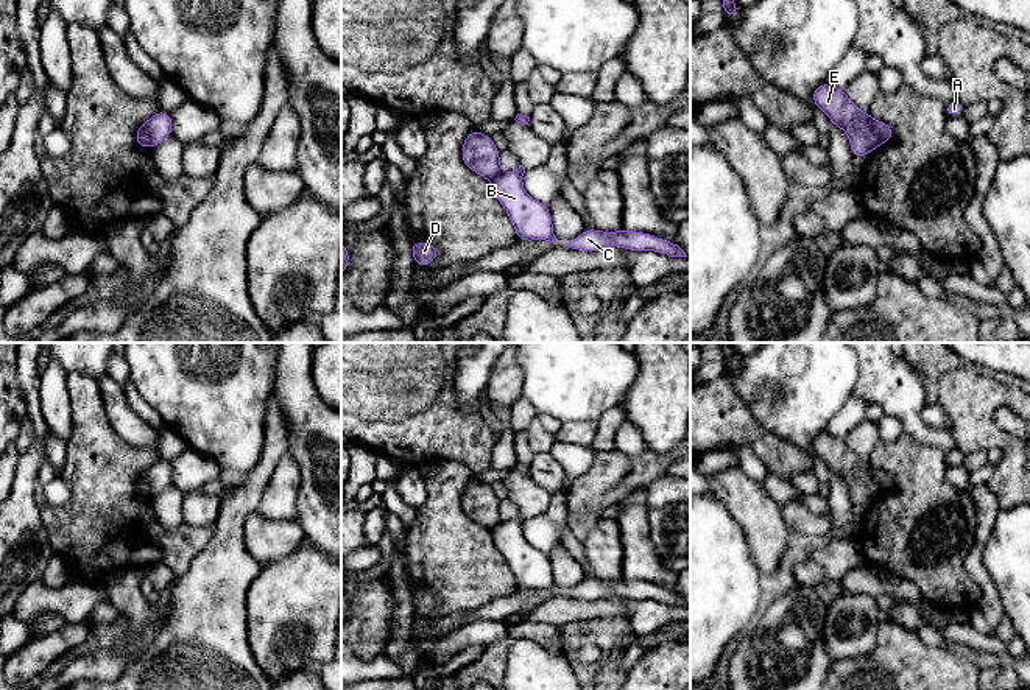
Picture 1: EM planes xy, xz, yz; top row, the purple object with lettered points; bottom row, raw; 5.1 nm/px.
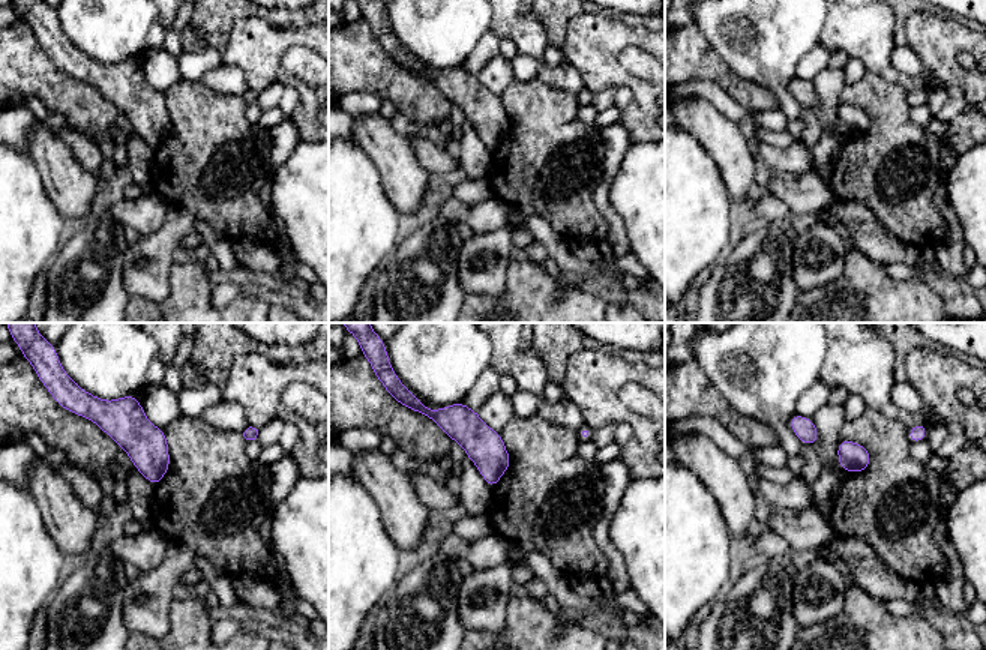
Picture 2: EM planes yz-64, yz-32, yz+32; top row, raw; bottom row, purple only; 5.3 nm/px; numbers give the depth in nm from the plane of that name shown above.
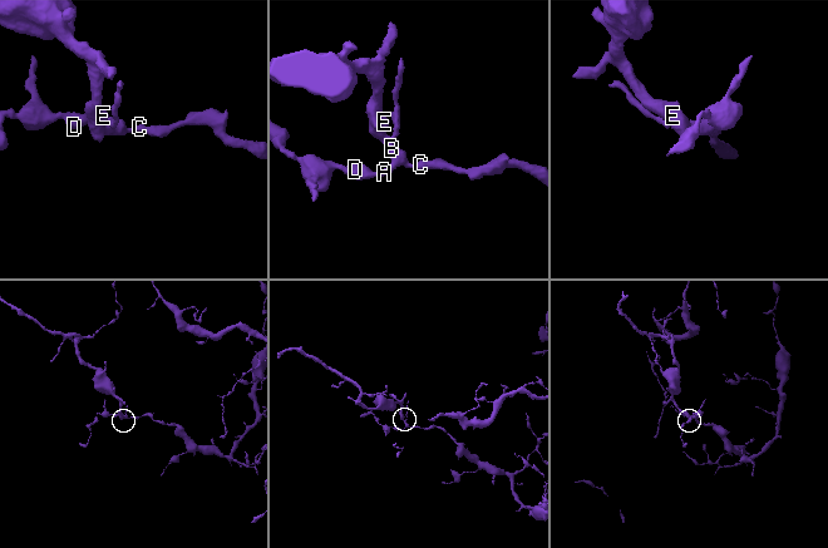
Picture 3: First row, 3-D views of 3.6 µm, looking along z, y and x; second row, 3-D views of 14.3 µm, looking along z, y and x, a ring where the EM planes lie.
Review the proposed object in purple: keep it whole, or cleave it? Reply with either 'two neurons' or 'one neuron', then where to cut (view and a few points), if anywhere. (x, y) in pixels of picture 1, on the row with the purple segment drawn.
two neurons; cut yz (871, 120), (871, 128), (879, 144)

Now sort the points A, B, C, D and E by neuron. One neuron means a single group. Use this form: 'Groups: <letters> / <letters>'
Groups: A B C D / E

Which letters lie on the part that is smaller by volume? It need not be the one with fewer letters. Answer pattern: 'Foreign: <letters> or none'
Foreign: E

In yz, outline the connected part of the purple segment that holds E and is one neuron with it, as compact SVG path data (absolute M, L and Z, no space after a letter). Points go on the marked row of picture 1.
M824 81L812 92L812 101L829 117L832 126L838 126L848 134L852 157L868 156L879 146L871 114L860 111L848 98L846 90Z

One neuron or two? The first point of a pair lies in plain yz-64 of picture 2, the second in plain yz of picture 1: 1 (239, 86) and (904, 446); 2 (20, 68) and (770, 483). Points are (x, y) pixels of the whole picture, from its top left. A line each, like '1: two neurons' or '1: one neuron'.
1: two neurons
2: two neurons

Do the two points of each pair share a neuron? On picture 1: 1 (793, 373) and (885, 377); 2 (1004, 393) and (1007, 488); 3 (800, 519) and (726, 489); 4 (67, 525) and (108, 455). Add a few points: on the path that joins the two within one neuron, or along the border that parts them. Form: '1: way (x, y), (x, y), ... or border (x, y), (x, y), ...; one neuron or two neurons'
1: border (859, 359), (859, 380), (854, 391); two neurons
2: way (988, 416), (988, 430), (1005, 447), (1005, 464); one neuron
3: border (778, 505), (783, 522), (790, 530); two neurons
4: way (84, 508), (102, 491), (102, 472); one neuron

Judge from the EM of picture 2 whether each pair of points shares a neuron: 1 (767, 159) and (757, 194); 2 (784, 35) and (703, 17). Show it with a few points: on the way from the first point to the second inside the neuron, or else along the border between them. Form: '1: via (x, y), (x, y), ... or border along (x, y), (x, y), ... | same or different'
1: border along (757, 158), (779, 174) | different
2: via (761, 41), (742, 48), (737, 36), (725, 27) | same

